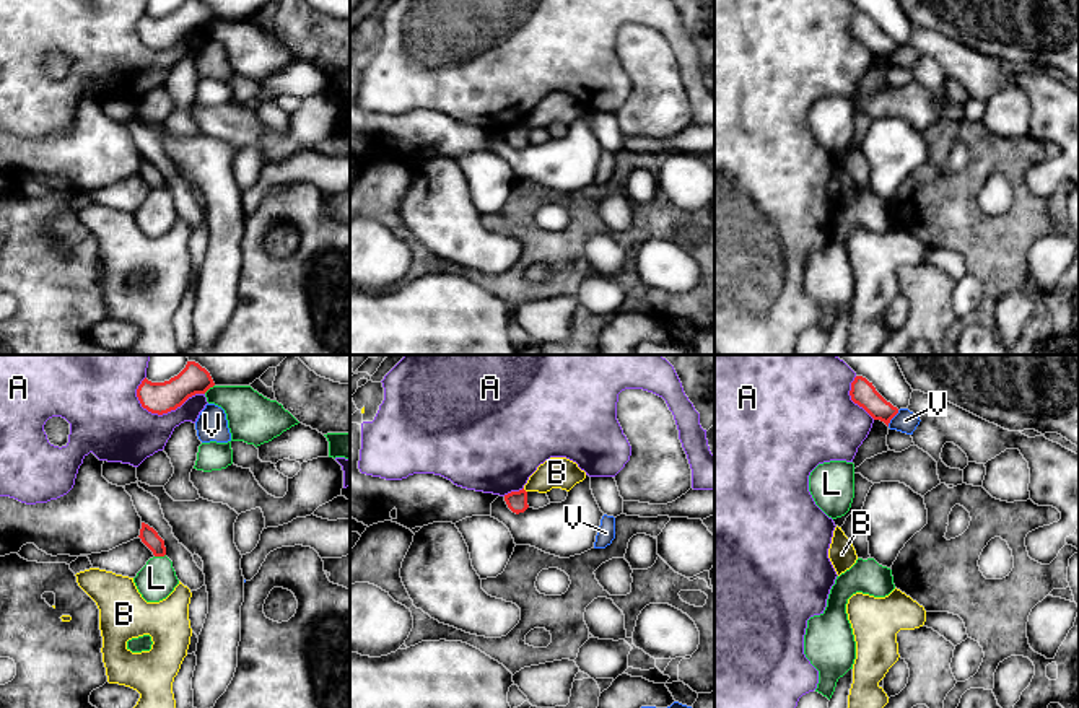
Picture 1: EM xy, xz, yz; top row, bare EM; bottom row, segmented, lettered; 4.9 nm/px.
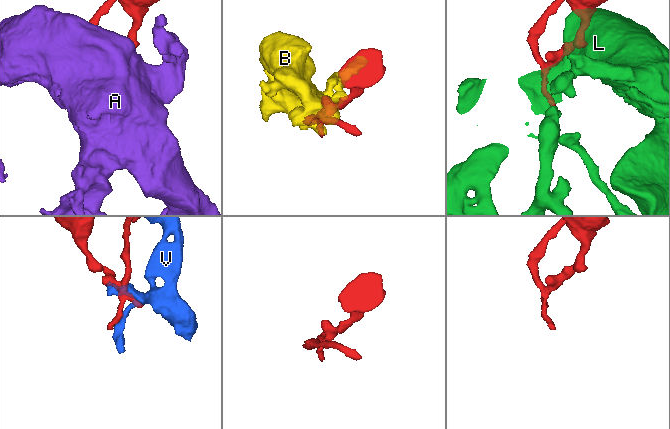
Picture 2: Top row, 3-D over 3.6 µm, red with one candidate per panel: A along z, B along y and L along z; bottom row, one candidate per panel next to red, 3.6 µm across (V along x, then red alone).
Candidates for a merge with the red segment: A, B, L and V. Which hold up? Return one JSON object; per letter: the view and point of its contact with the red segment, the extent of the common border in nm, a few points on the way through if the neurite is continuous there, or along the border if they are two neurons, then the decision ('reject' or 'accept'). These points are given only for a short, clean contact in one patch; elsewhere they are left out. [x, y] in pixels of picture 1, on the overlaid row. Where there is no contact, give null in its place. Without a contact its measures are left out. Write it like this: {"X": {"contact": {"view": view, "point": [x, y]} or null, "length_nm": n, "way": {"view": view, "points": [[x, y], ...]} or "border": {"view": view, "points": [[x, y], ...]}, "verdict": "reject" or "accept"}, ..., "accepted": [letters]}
{"A": {"contact": {"view": "xy", "point": [165, 412]}, "length_nm": 340, "verdict": "reject"}, "B": {"contact": {"view": "xz", "point": [524, 490]}, "length_nm": 30, "border": {"view": "xz", "points": [[523, 489], [526, 492]]}, "verdict": "reject"}, "L": {"contact": {"view": "xy", "point": [160, 555]}, "length_nm": 60, "verdict": "reject"}, "V": {"contact": {"view": "yz", "point": [892, 417]}, "length_nm": 100, "verdict": "reject"}, "accepted": []}

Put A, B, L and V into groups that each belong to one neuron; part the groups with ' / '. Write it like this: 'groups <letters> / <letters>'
groups A / B / L / V

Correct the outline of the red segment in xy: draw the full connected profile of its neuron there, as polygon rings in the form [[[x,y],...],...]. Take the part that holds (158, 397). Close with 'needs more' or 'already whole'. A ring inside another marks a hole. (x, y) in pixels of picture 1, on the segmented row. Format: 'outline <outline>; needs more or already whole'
outline [[[187,361],[186,368],[164,382],[151,382],[146,378],[137,389],[137,397],[143,409],[151,413],[168,413],[181,407],[189,397],[205,394],[215,382],[210,373],[195,361]]]; already whole

